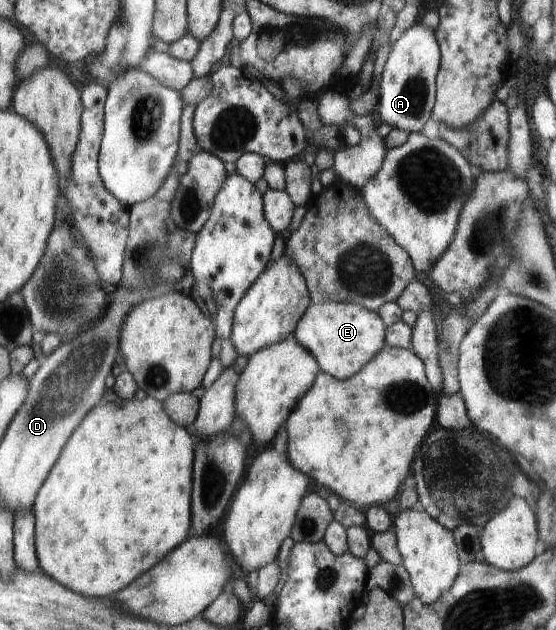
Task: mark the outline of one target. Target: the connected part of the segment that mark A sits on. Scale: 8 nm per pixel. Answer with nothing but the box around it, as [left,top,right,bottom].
[375,23,441,132]

